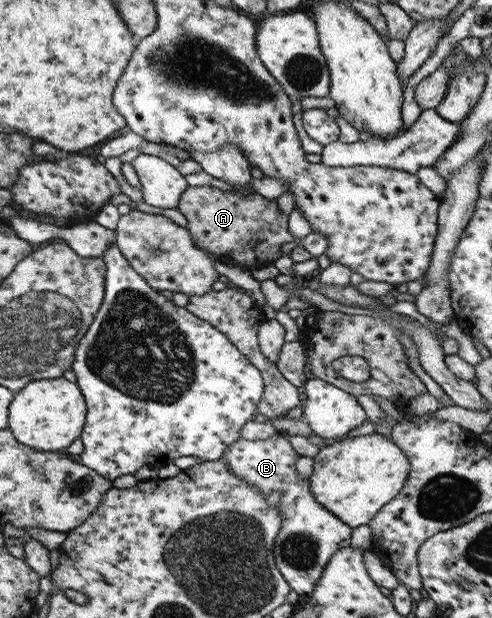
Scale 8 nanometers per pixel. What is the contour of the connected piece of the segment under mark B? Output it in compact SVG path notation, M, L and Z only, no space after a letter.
M275 431L265 440L239 439L228 444L222 455L220 460L225 461L229 473L248 486L268 496L271 492L280 492L276 509L281 524L271 547L274 563L293 592L309 595L331 556L340 548L350 546L352 528L314 499L308 478L297 476L295 461L299 455L289 445L285 434Z

